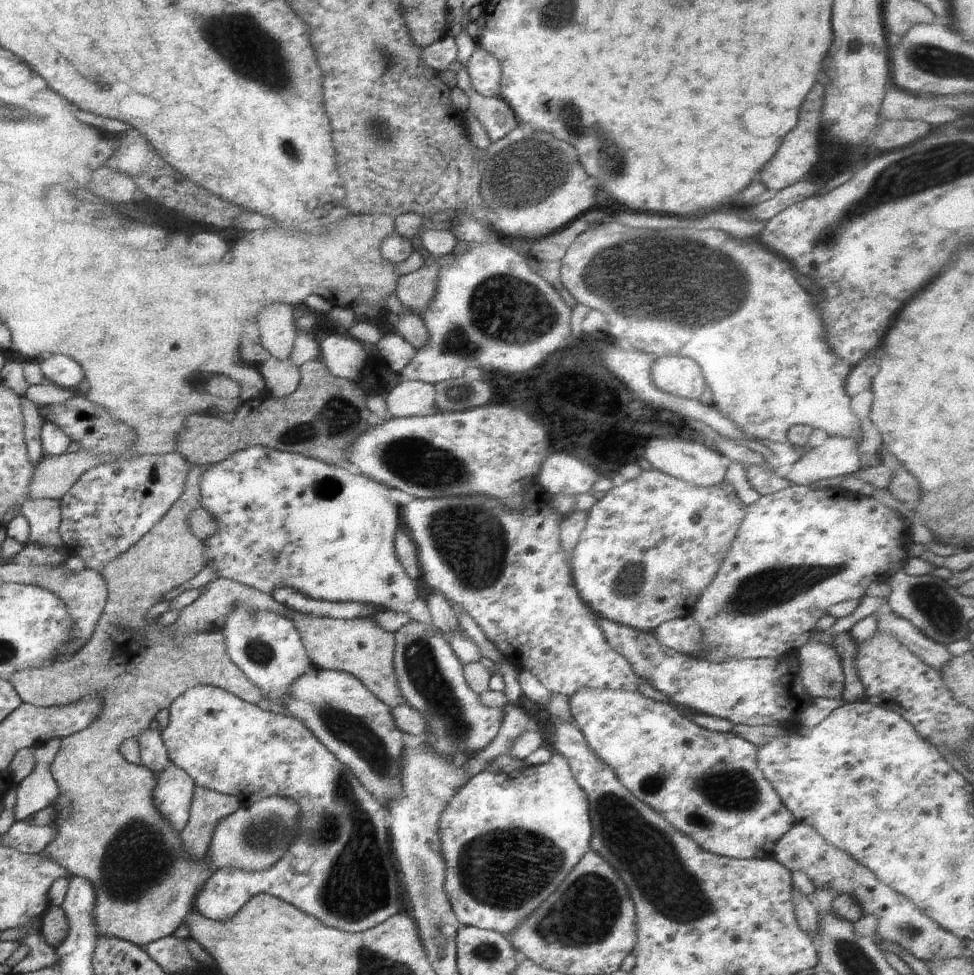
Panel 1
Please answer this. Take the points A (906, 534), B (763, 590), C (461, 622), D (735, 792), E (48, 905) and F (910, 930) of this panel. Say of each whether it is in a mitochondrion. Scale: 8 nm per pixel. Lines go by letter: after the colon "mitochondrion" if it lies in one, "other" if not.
A: other
B: mitochondrion
C: other
D: mitochondrion
E: other
F: mitochondrion

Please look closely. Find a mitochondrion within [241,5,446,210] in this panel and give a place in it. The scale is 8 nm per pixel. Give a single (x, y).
(377, 129)

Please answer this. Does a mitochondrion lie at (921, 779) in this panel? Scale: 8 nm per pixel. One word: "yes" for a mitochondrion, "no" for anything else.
no

